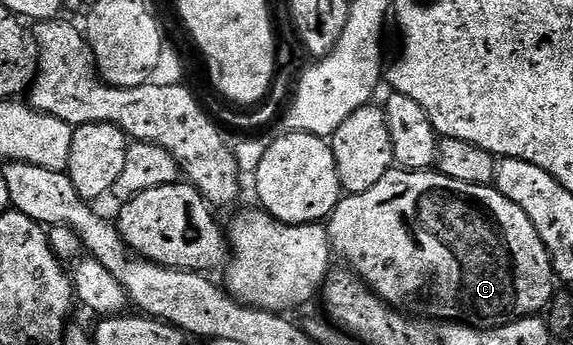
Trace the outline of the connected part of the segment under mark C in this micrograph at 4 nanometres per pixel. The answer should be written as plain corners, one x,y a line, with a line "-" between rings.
391,168
387,174
380,180
380,184
372,184
372,188
368,188
368,192
360,192
359,194
346,194
338,203
338,207
332,211
328,219
328,229
330,231
330,248
335,255
338,254
343,258
345,265
349,269
353,270
387,306
391,308
398,308
398,305
403,302
408,309
411,310
411,315
421,316
426,320
441,320
446,324
461,324
464,326
472,326
475,328
493,328
495,326
504,326
507,322
517,322
519,318
528,318
531,316
538,316
543,313
549,307
555,293
556,287
556,275
554,272
554,264
550,260
550,254
546,251
546,246
540,240
540,236
536,232
536,228
532,224
532,220
528,220
528,216
523,212
516,204
512,204
512,200
508,200
499,192
493,185
477,186
475,183
465,183
462,180
452,179
447,175
439,172
435,172
433,169
428,170
400,170
397,168

